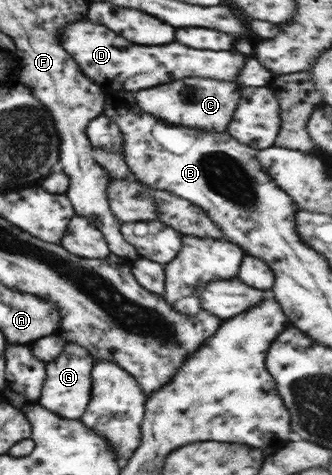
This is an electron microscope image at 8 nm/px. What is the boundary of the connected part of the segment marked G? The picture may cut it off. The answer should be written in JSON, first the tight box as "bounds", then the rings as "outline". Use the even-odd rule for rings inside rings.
{"bounds":[38,342,94,420],"outline":[[[68,342],[64,350],[50,362],[46,362],[46,376],[38,404],[68,420],[79,420],[91,401],[92,369],[94,357],[80,345]]]}

